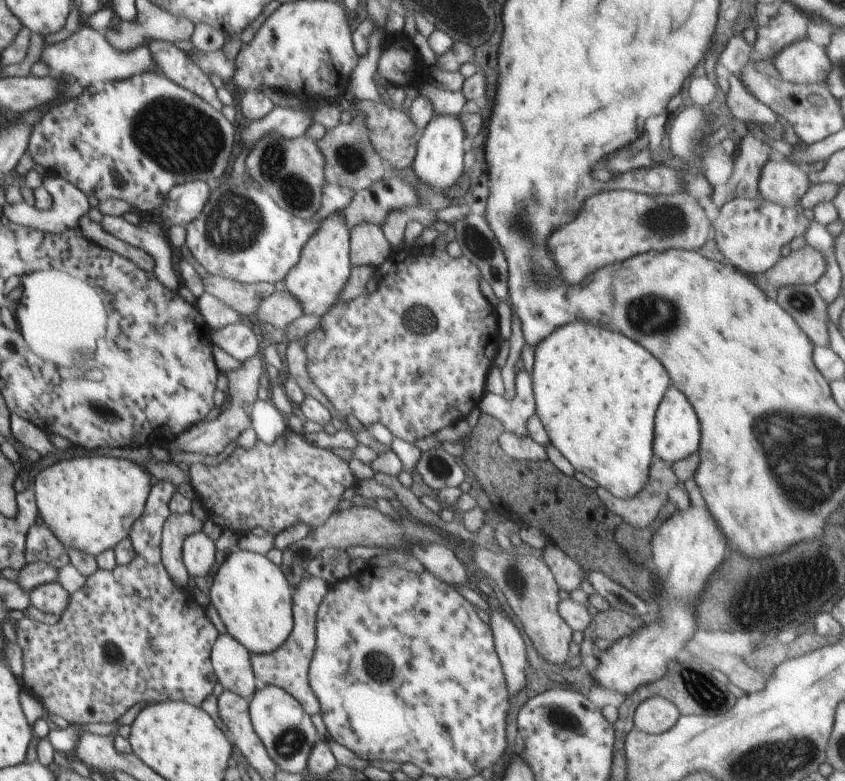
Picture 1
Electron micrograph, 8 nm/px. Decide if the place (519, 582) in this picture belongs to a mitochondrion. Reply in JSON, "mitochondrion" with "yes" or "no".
{"mitochondrion":"yes"}

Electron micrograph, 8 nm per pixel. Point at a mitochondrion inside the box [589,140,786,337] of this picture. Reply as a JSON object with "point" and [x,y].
{"point":[667,220]}

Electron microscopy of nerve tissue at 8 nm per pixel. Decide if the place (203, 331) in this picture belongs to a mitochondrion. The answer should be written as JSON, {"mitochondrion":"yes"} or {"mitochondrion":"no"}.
{"mitochondrion":"no"}

